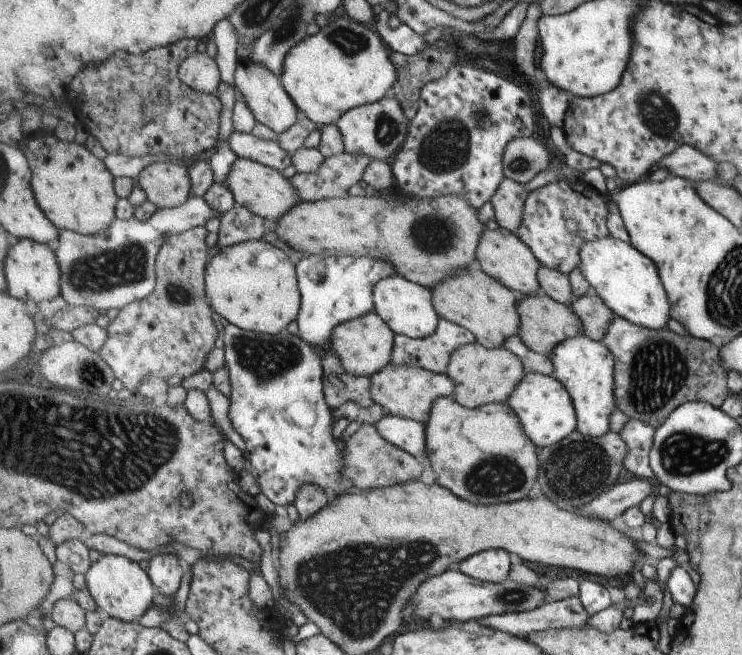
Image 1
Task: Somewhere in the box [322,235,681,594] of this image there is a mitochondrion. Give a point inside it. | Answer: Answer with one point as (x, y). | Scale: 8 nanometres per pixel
(590, 459)

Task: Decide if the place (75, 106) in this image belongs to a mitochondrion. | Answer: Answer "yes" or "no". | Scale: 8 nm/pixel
no

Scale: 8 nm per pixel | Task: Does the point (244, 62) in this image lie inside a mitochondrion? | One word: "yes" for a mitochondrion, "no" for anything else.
no

